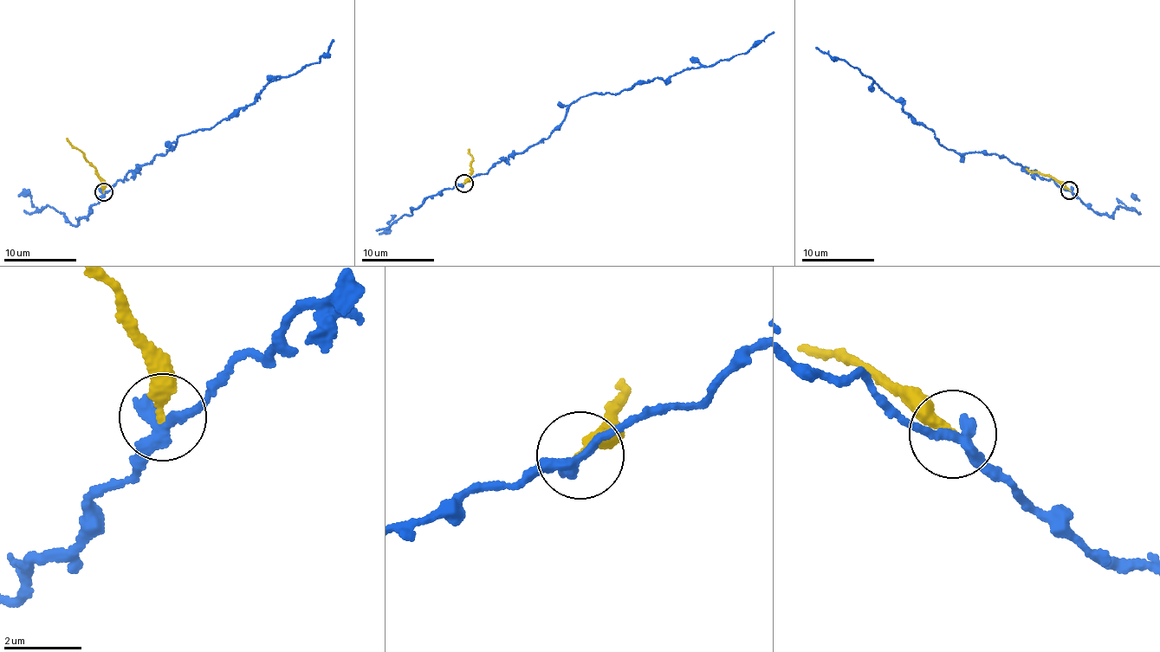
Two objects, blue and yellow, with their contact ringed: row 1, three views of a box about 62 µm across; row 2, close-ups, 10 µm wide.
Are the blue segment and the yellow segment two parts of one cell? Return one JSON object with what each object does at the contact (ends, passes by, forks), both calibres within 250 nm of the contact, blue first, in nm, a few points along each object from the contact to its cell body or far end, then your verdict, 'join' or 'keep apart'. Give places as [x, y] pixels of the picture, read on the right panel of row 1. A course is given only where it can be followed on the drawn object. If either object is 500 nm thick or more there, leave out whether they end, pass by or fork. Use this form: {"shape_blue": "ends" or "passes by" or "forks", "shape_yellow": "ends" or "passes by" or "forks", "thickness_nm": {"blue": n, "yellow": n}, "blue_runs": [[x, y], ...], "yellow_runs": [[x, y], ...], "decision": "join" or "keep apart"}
{"shape_blue": "passes by", "shape_yellow": "ends", "thickness_nm": {"blue": 320, "yellow": 300}, "blue_runs": [[1069, 189], [998, 155], [951, 151], [871, 78], [816, 46]], "yellow_runs": [[1069, 189], [1050, 177], [1026, 168]], "decision": "keep apart"}

